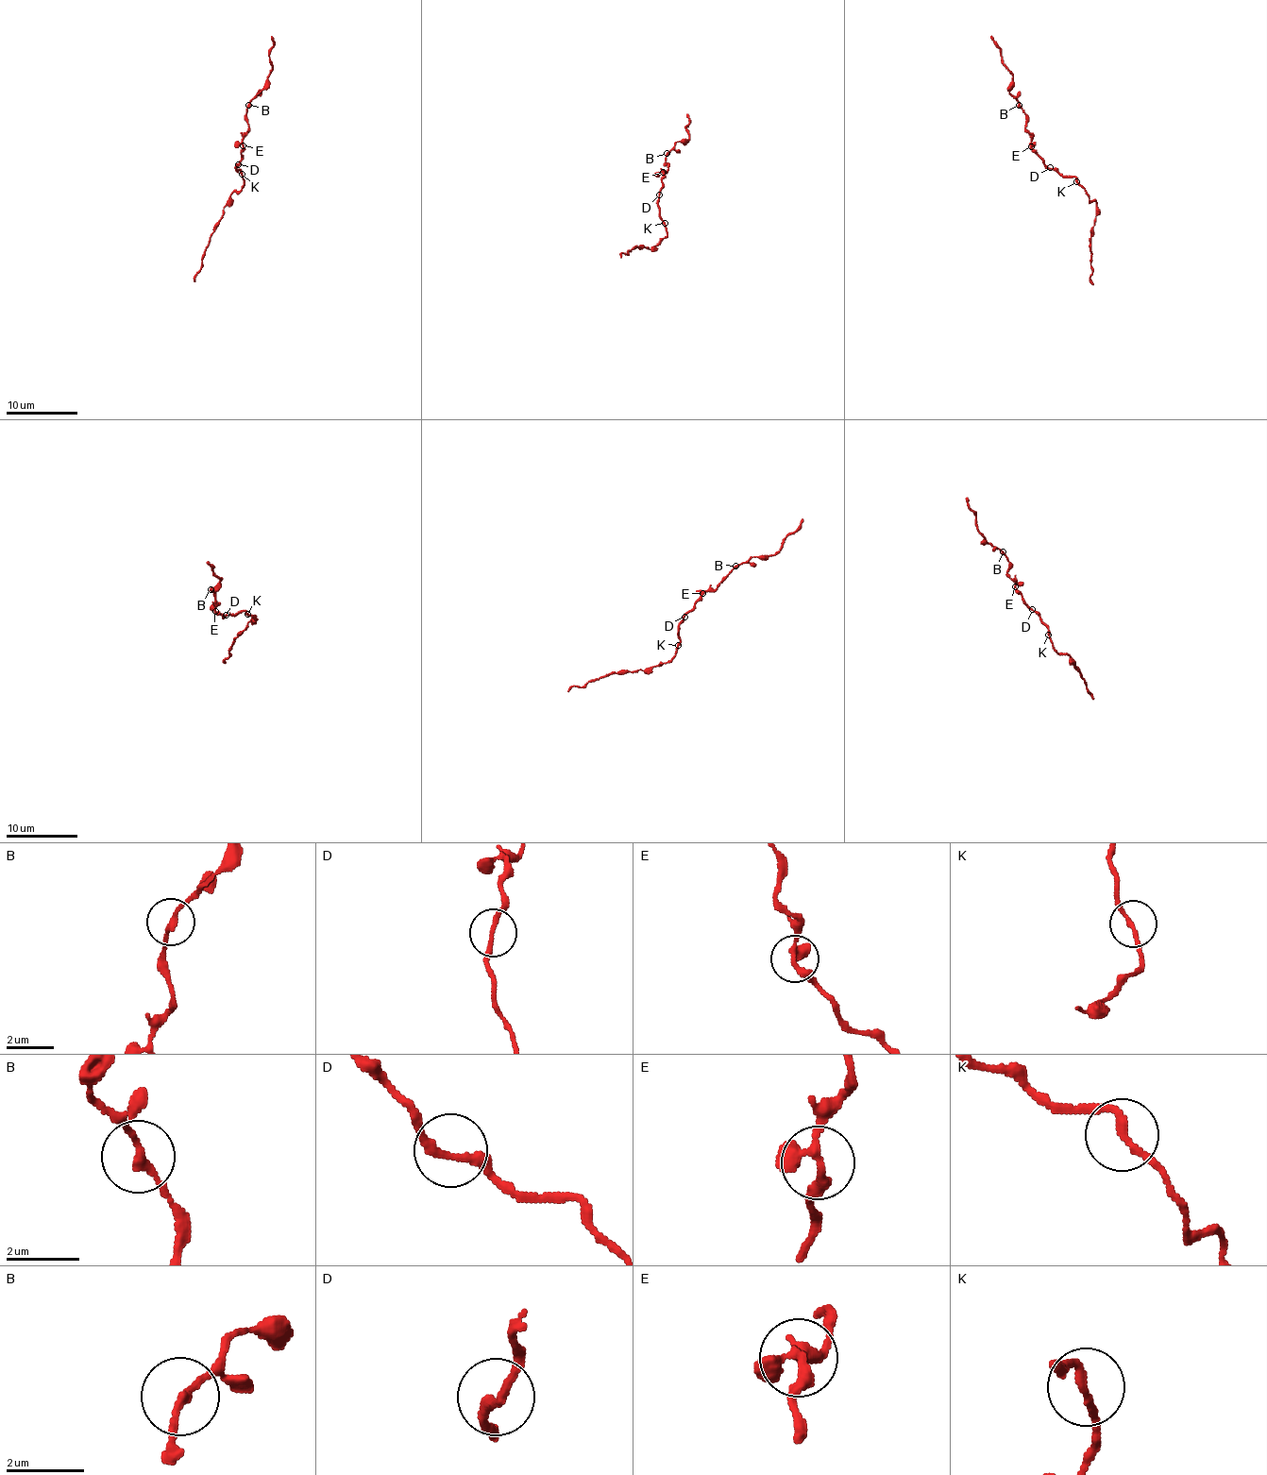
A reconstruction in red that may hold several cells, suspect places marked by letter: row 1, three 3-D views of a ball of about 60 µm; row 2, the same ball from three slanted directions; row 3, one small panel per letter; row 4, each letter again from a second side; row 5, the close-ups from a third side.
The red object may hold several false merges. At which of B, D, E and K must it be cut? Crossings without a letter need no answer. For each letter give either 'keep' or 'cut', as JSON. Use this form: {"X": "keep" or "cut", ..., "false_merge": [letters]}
{"B": "keep", "D": "keep", "E": "keep", "K": "keep", "false_merge": []}

